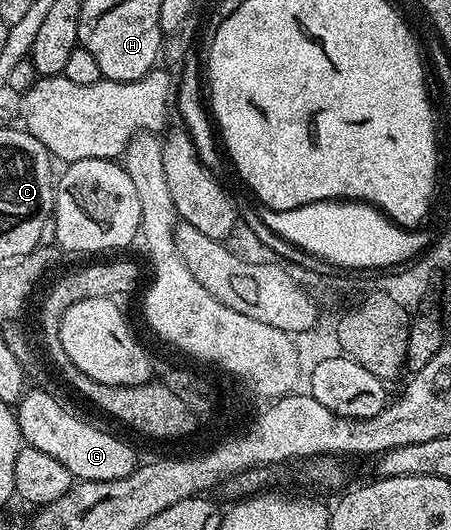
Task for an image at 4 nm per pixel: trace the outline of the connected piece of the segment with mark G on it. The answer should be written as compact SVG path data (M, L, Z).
M39 389L28 390L17 404L17 424L22 440L30 447L61 461L76 480L118 480L138 466L134 449L113 434L91 425L87 419L75 419L59 406L54 394Z

